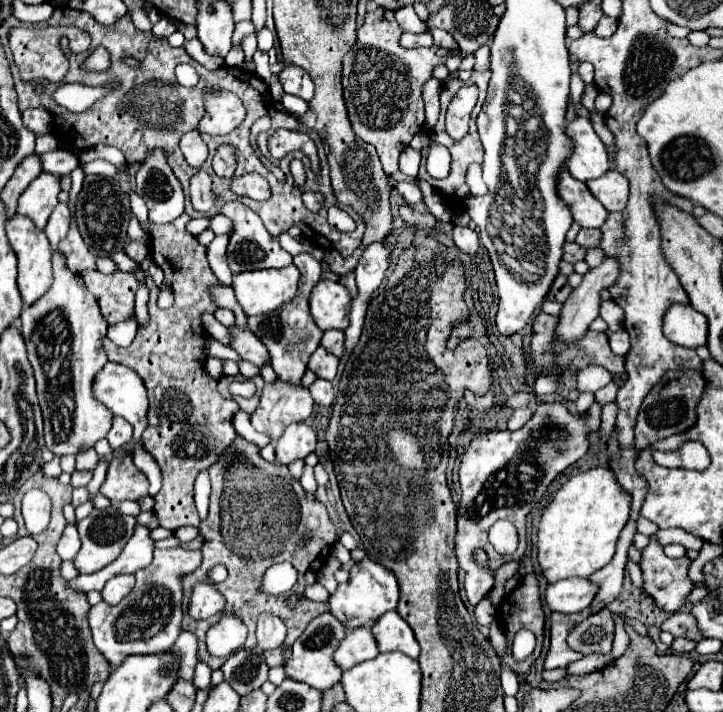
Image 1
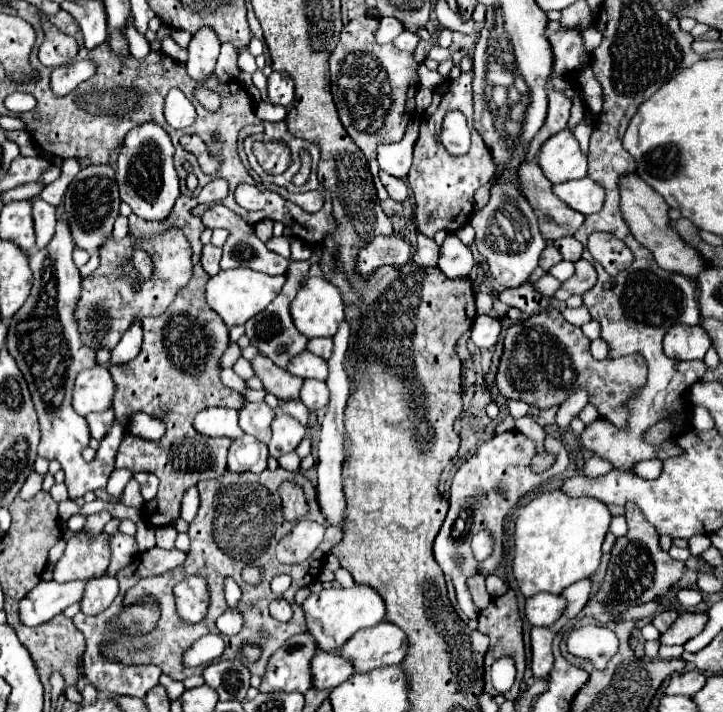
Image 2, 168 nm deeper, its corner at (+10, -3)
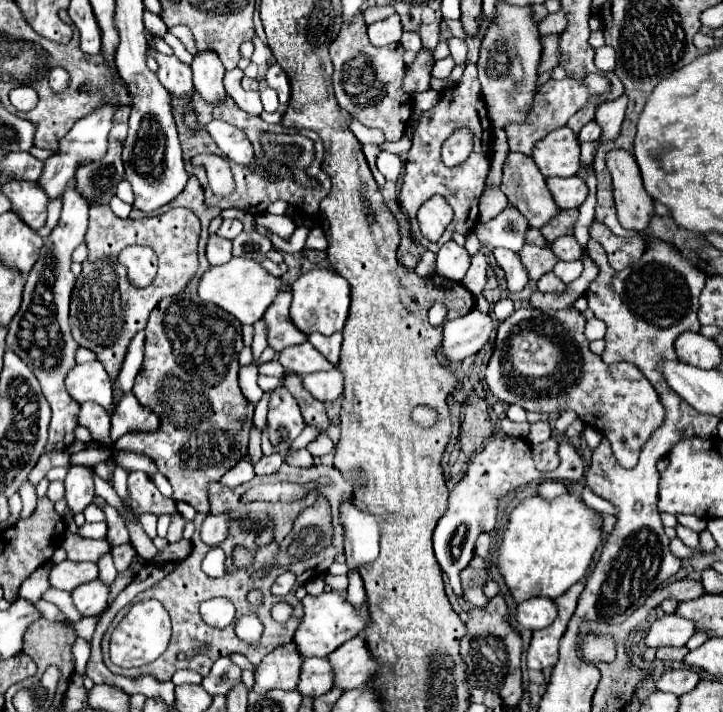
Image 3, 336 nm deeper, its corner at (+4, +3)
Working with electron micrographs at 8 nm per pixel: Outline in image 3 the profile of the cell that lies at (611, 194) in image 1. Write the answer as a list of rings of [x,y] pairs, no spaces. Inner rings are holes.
[[[578,175],[566,177],[566,179],[564,177],[550,177],[550,179],[546,179],[546,183],[548,183],[548,189],[552,193],[554,203],[560,209],[576,209],[588,197],[586,181]]]

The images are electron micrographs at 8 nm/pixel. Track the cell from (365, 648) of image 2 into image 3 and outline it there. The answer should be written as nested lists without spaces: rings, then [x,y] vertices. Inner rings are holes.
[[[360,635],[338,647],[334,655],[328,655],[328,661],[334,671],[332,687],[340,687],[344,691],[366,685],[376,675],[376,661]]]

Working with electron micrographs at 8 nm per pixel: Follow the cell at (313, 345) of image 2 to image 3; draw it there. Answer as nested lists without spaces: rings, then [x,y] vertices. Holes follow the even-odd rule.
[[[314,333],[308,337],[308,341],[334,365],[338,365],[340,359],[340,347],[342,347],[342,333],[334,333],[330,337],[322,333]]]

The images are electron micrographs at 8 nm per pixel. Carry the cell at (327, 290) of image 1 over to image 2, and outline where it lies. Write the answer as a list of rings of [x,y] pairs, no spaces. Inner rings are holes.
[[[308,277],[302,283],[302,289],[298,291],[296,299],[290,305],[290,313],[294,319],[296,329],[306,335],[308,339],[312,337],[334,337],[338,325],[344,321],[344,303],[340,297],[340,291],[326,281],[324,277]]]

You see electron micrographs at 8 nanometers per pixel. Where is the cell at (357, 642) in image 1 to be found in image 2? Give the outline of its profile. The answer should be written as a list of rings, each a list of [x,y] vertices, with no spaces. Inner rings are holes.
[[[318,651],[310,667],[312,667],[316,689],[334,689],[354,673],[352,661],[348,661],[346,657],[340,657],[340,653],[320,653]]]

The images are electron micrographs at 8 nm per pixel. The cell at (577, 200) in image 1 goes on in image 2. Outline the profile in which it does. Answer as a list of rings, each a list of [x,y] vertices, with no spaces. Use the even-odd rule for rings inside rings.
[[[522,163],[518,169],[522,191],[528,197],[530,205],[534,207],[540,219],[540,231],[546,239],[560,239],[574,235],[576,229],[584,223],[584,215],[568,209],[554,193],[552,181],[542,173],[538,163]]]

